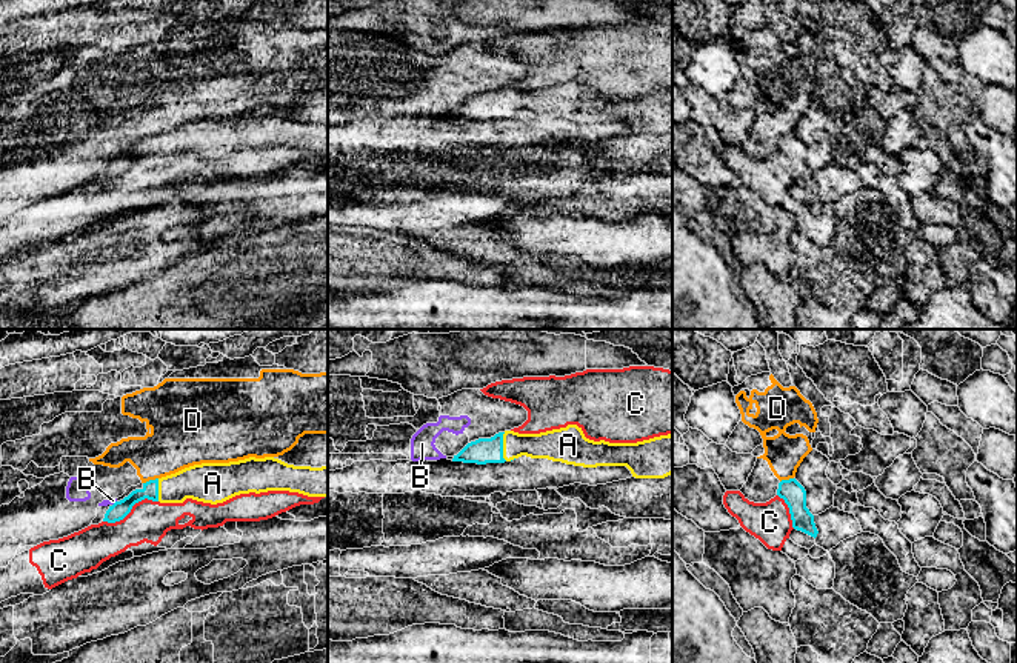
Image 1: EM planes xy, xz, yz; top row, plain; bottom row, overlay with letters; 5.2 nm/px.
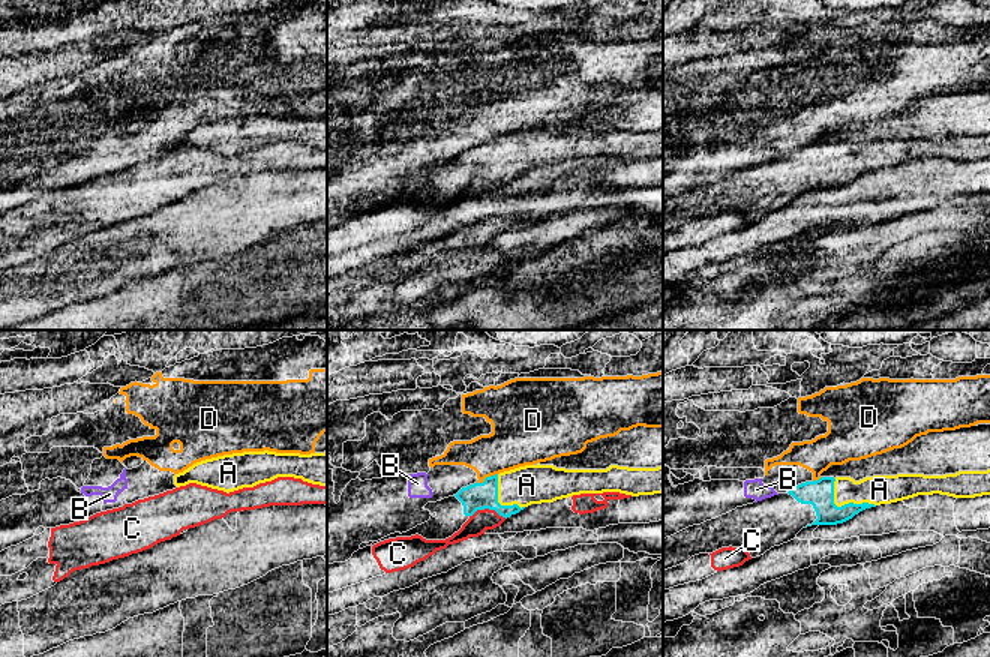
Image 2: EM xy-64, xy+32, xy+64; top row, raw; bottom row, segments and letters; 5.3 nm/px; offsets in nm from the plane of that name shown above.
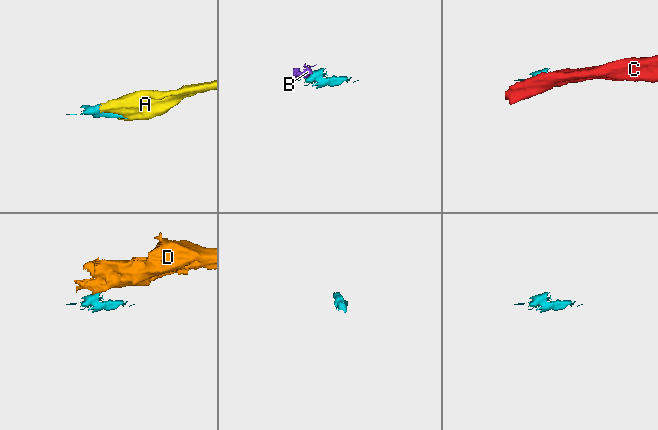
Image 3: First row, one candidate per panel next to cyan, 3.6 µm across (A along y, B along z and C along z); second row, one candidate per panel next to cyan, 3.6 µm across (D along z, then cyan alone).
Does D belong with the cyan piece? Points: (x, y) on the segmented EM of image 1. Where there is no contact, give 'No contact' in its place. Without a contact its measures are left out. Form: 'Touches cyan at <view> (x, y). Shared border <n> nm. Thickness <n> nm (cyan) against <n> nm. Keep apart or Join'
Touches cyan at xy (150, 480). Shared border 90 nm. Thickness 90 nm (cyan) against 280 nm. Keep apart

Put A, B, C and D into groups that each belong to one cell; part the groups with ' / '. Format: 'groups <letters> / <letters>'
groups A / B D / C

